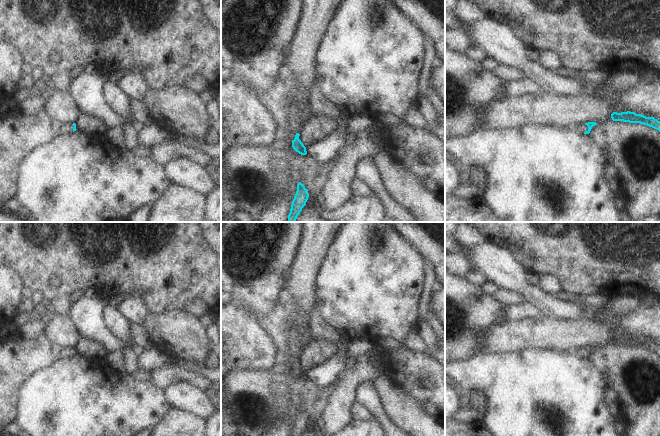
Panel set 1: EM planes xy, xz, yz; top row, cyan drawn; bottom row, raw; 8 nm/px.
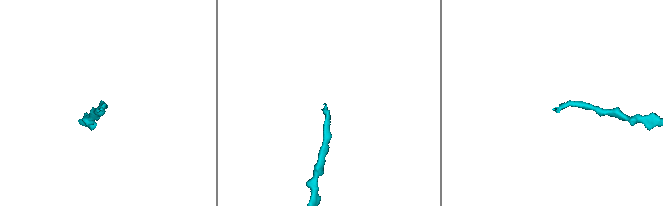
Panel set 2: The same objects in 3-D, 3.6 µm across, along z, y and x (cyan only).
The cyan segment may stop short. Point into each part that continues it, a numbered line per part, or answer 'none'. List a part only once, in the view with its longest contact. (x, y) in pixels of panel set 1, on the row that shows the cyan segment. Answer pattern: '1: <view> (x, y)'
1: yz (581, 128)

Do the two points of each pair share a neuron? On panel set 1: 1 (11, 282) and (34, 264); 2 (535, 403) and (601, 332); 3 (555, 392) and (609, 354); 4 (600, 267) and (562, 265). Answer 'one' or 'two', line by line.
1: two
2: two
3: two
4: one

